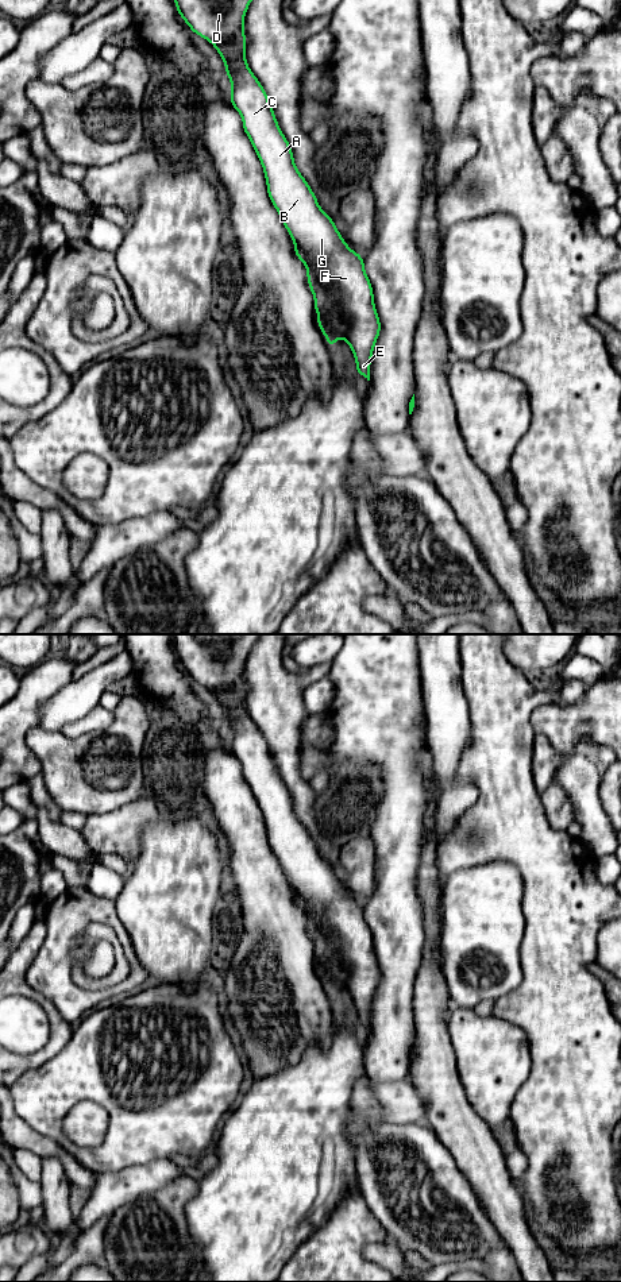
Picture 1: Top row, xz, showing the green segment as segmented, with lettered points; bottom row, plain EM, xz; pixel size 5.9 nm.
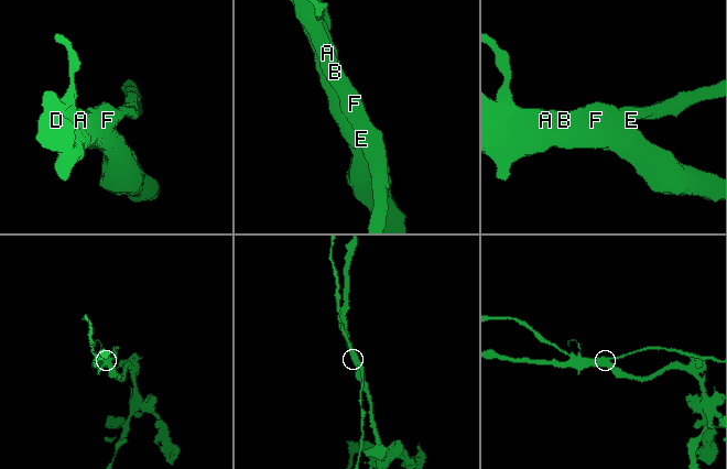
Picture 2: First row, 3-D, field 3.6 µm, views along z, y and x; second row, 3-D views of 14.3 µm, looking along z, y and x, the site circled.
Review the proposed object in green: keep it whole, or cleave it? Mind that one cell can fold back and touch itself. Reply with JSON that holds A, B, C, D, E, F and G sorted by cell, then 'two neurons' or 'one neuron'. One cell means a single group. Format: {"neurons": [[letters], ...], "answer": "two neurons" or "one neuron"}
{"neurons": [["A", "B", "C", "D", "E", "F", "G"]], "answer": "one neuron"}

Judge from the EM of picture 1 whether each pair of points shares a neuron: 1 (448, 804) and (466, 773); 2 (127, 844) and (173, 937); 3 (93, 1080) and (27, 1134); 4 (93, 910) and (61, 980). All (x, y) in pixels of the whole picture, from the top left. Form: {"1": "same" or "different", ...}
{"1": "different", "2": "different", "3": "different", "4": "same"}

